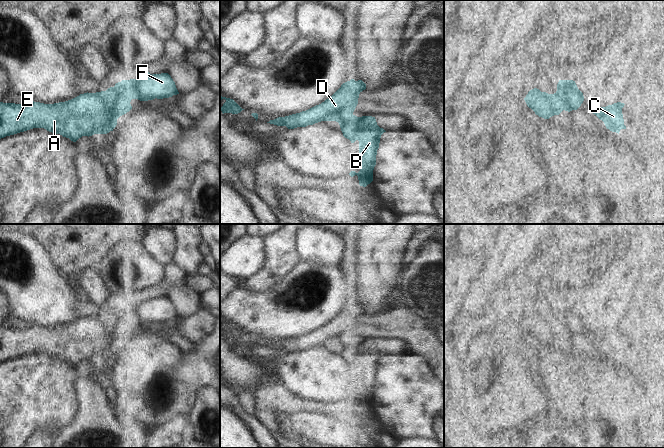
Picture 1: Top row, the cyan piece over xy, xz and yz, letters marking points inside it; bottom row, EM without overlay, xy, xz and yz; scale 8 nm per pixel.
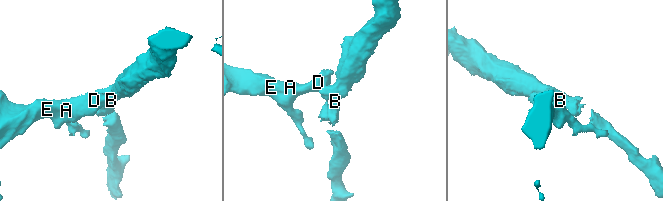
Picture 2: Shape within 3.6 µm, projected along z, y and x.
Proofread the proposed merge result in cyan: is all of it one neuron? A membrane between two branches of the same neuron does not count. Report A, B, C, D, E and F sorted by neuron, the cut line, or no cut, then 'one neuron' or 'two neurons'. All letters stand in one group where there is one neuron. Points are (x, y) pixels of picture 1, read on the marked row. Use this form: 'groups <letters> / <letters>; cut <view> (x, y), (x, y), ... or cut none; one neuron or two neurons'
groups A D E / B C F; cut xy (114, 86), (120, 97), (129, 104); two neurons

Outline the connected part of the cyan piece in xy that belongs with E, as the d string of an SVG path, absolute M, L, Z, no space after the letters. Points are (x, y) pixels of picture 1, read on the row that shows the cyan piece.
M115 87L96 93L84 93L54 104L44 104L32 100L24 104L0 102L0 139L33 128L44 128L76 142L82 136L107 134L117 125L117 119L132 109L126 104Z

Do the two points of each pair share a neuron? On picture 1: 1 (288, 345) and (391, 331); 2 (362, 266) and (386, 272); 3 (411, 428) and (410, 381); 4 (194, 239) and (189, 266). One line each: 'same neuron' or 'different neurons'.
1: same neuron
2: same neuron
3: same neuron
4: same neuron

